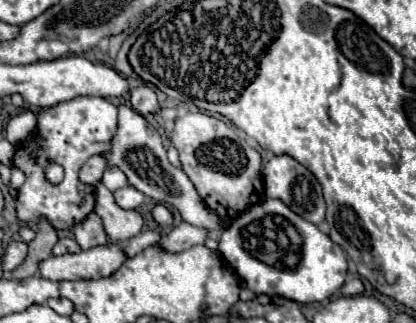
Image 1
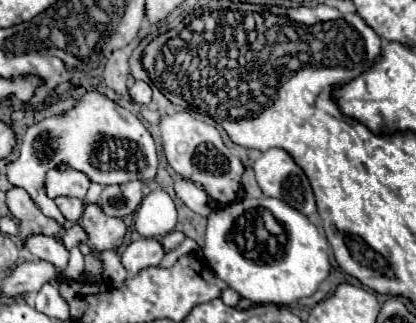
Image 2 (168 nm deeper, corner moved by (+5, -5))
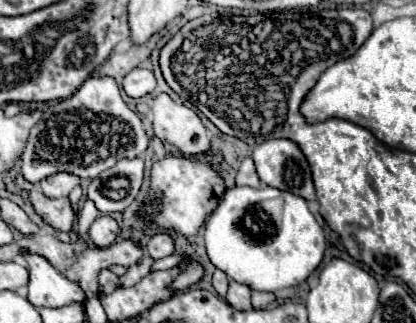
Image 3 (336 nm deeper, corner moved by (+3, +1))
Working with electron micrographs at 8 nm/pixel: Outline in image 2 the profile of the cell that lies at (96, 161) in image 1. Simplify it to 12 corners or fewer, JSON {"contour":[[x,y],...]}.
{"contour":[[51,170],[45,192],[85,198],[91,180],[83,172]]}

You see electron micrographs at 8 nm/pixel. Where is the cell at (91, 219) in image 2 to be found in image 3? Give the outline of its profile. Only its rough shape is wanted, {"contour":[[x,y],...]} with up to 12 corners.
{"contour":[[99,214],[89,238],[99,248],[111,246],[119,234],[111,216]]}

